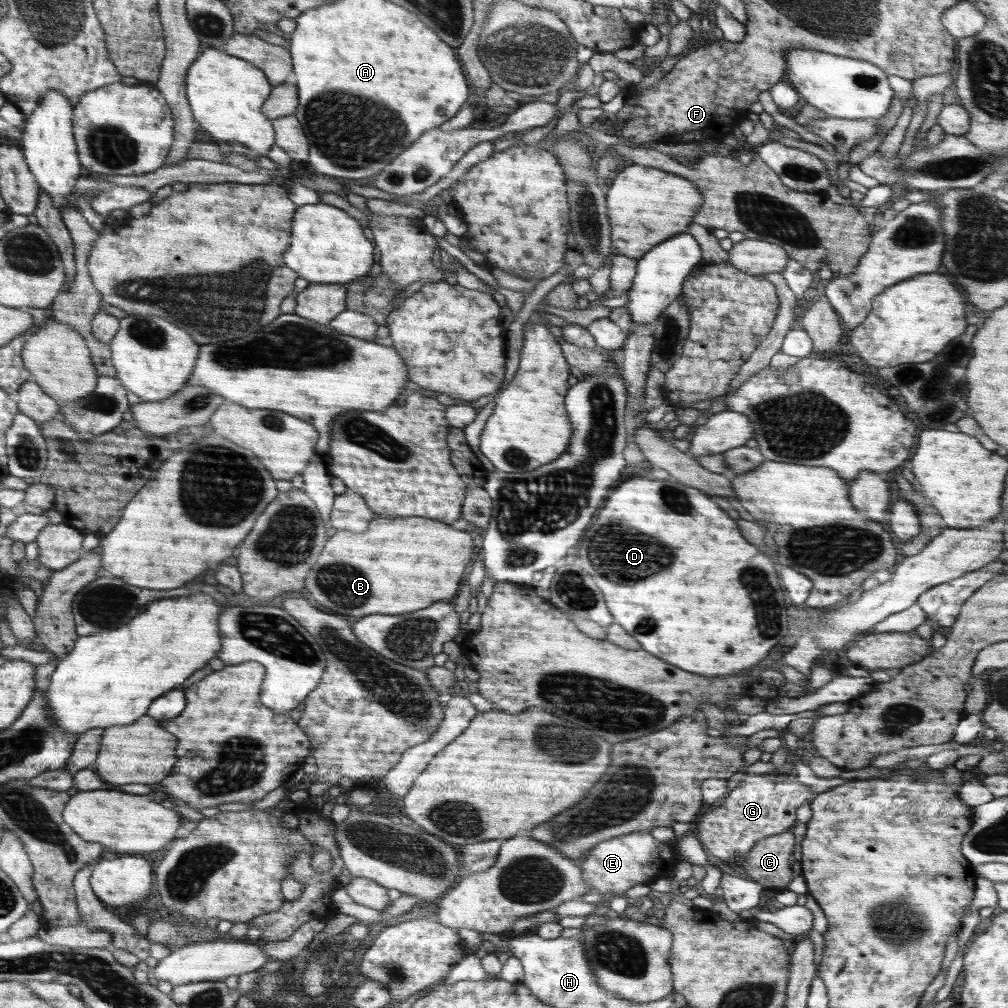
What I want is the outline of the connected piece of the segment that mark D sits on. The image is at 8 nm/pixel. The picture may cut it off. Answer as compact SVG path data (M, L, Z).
M670 477L663 480L646 480L646 478L632 478L626 480L622 486L618 486L614 490L614 494L608 498L606 506L600 510L598 518L592 522L592 526L586 530L580 548L578 548L578 556L582 560L582 568L594 578L596 586L602 590L604 598L606 598L606 606L614 616L614 622L620 624L636 642L640 642L640 646L686 670L686 672L694 672L694 674L706 674L706 676L718 676L718 674L734 674L740 670L746 670L758 662L762 658L766 658L768 650L772 650L774 644L778 644L780 636L786 636L788 632L788 618L786 618L786 600L784 600L784 590L778 584L779 574L776 574L774 564L770 562L768 556L760 554L756 546L748 544L736 522L706 494L702 494L696 488L684 486L676 479Z

